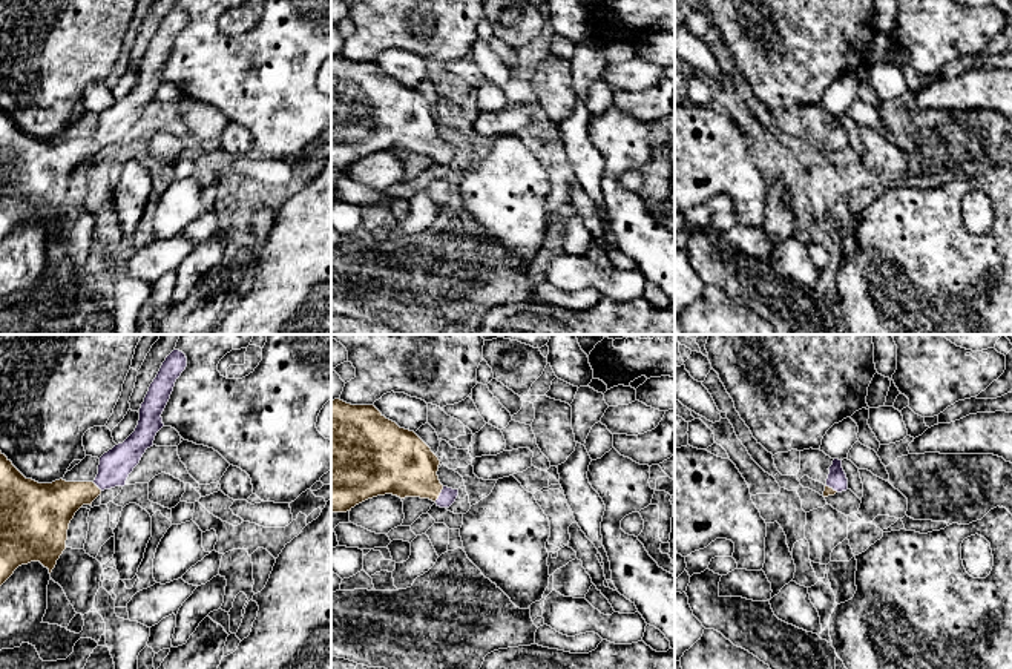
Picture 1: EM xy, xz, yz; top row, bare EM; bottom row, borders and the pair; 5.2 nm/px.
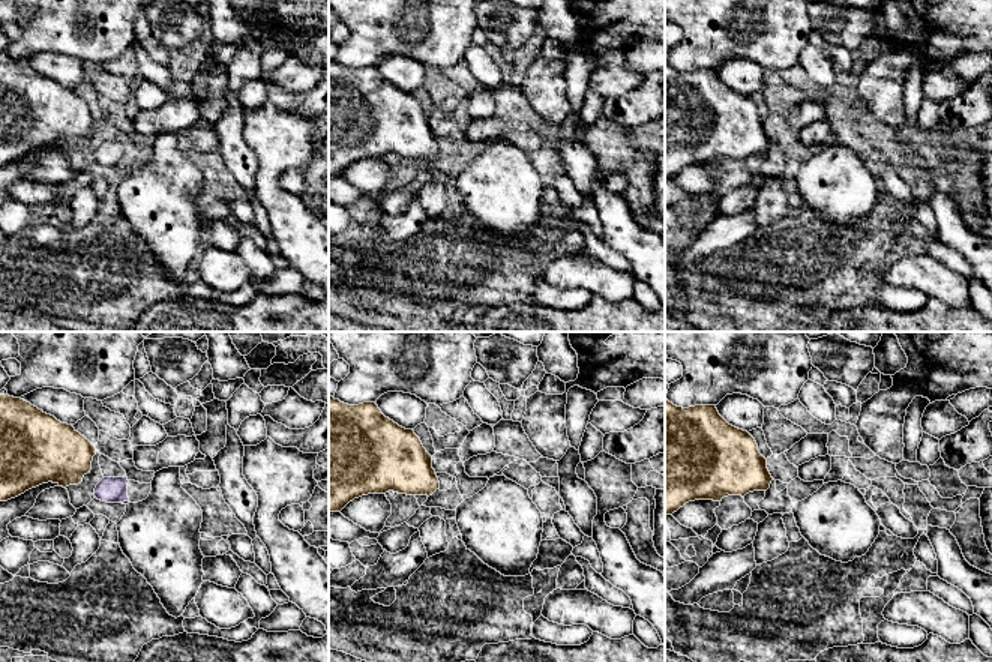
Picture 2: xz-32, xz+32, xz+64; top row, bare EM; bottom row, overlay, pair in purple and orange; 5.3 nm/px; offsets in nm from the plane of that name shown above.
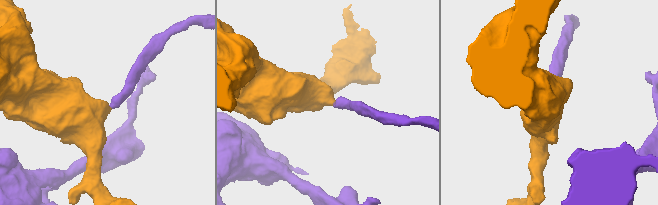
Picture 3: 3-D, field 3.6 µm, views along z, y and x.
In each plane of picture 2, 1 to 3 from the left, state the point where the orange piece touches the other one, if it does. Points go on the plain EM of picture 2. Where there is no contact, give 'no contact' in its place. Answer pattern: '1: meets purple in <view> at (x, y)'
1: no contact
2: no contact
3: no contact

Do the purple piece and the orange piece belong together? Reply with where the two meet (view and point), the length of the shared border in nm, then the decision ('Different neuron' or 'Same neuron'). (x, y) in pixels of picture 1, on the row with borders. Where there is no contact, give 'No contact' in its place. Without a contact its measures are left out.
Touches purple at xz (440, 494). Shared border 90 nm. Same neuron

